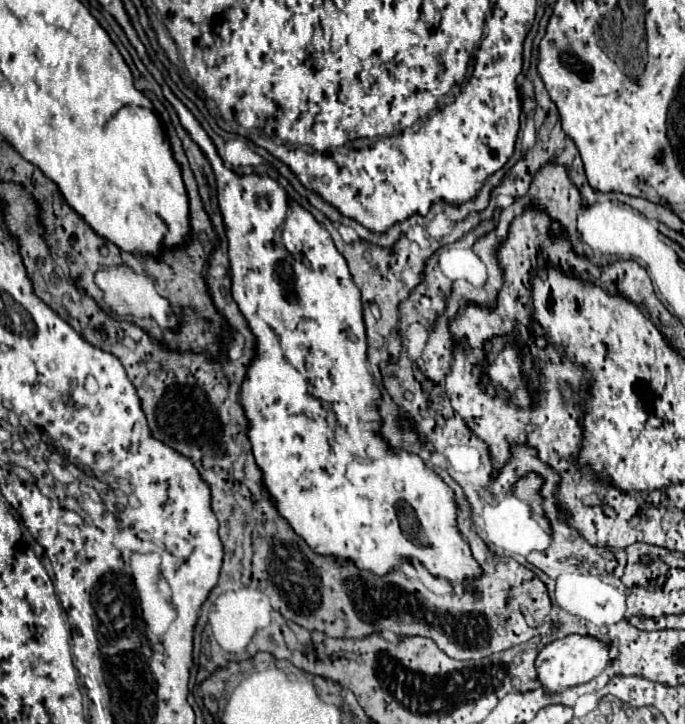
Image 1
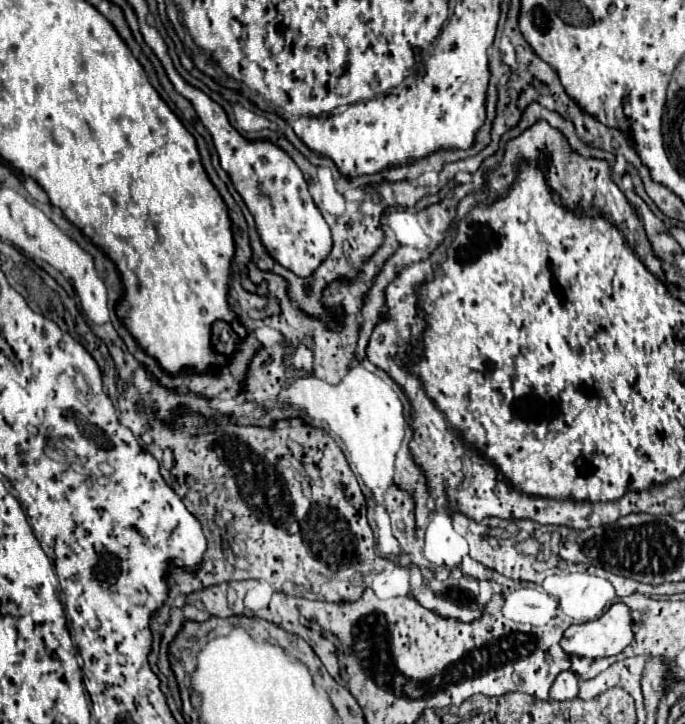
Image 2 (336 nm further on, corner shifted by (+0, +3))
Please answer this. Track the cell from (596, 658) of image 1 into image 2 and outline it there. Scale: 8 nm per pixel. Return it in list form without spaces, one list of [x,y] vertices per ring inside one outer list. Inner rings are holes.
[[[617,602],[597,620],[591,620],[591,622],[585,622],[585,624],[577,624],[577,626],[569,626],[565,630],[565,634],[563,634],[561,648],[569,658],[577,656],[577,658],[599,660],[599,658],[607,658],[607,656],[617,656],[631,640],[633,640],[631,612],[629,612],[629,608],[625,604]]]

